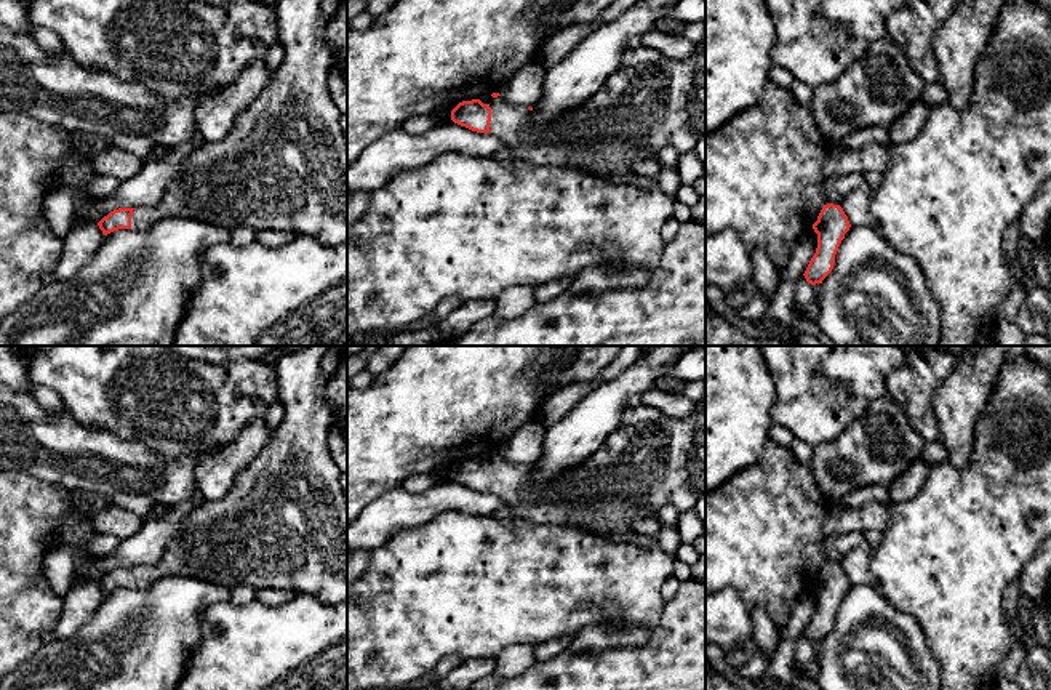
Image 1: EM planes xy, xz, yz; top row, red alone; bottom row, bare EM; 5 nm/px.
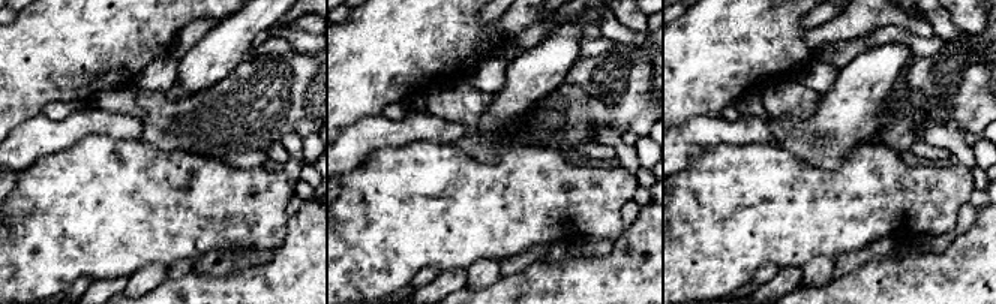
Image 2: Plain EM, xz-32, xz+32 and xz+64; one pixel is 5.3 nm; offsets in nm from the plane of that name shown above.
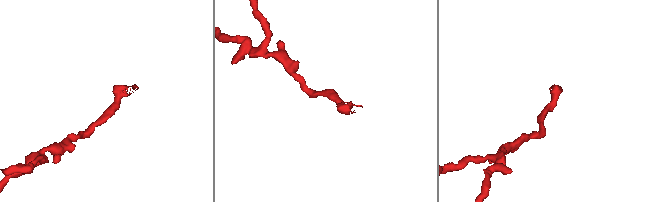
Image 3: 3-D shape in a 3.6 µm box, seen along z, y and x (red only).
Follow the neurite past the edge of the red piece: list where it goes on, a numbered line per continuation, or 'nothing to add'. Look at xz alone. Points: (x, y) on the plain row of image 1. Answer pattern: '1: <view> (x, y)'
1: xz (642, 468)

